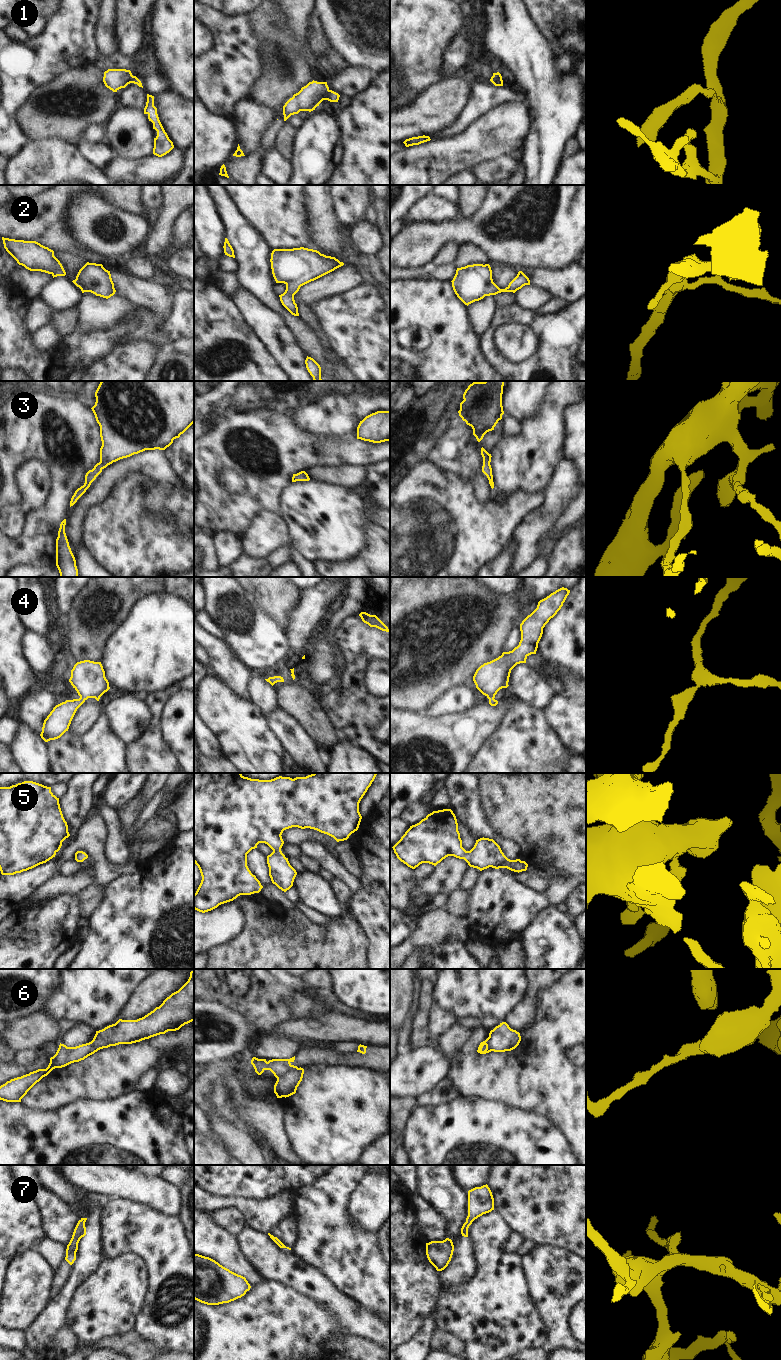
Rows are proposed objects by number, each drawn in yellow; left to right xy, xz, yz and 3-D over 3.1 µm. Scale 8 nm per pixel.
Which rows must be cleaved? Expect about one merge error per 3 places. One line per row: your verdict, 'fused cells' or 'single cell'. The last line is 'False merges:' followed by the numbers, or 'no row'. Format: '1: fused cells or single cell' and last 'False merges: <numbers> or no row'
1: fused cells
2: single cell
3: single cell
4: single cell
5: single cell
6: fused cells
7: single cell
False merges: 1, 6

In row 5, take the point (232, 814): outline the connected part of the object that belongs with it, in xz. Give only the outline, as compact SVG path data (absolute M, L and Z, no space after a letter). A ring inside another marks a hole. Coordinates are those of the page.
M194 773L194 863L198 866L202 876L201 883L194 894L194 909L205 913L217 908L221 904L233 901L240 895L251 895L261 891L263 886L247 866L247 854L252 849L257 848L259 843L265 843L273 850L273 852L267 856L269 876L272 883L284 892L289 890L293 886L297 872L281 851L284 844L281 836L283 831L292 827L301 829L310 828L333 837L337 842L347 840L349 836L359 828L362 819L359 812L359 803L371 786L376 775L377 773L313 773L306 777L296 777L294 779L279 776L271 780L259 780L244 777L241 773Z

